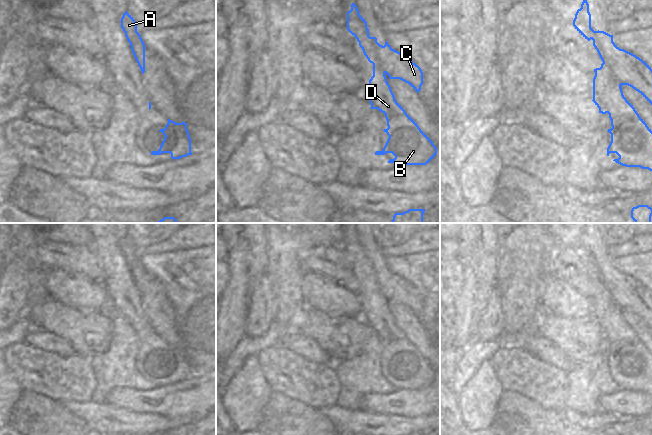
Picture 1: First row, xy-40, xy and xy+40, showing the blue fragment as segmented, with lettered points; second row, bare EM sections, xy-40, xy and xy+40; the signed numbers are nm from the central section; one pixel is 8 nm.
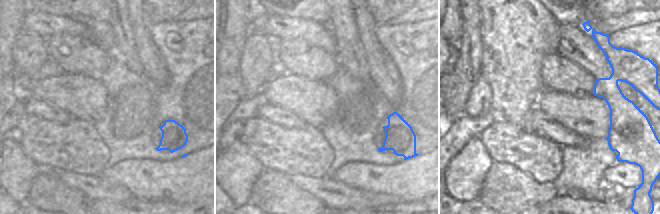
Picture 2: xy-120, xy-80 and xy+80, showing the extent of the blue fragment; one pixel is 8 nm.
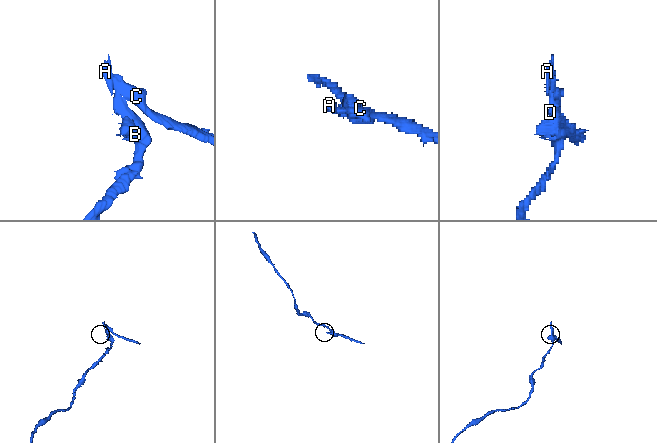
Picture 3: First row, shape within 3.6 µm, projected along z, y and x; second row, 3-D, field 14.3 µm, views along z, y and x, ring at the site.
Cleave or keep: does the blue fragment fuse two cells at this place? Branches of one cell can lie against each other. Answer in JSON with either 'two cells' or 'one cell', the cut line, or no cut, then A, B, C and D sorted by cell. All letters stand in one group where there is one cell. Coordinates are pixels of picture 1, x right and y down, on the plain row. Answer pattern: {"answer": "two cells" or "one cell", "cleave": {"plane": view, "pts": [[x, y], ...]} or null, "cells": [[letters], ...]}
{"answer": "two cells", "cleave": {"plane": "xy+40", "pts": [[603, 286], [610, 297], [621, 308]]}, "cells": [["A", "C"], ["B", "D"]]}

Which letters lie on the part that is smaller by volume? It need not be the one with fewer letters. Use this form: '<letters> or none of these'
A, C

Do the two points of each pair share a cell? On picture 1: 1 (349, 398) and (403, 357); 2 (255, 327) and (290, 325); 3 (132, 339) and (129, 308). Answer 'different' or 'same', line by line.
1: different
2: different
3: different

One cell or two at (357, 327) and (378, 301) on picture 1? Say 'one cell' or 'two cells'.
two cells

